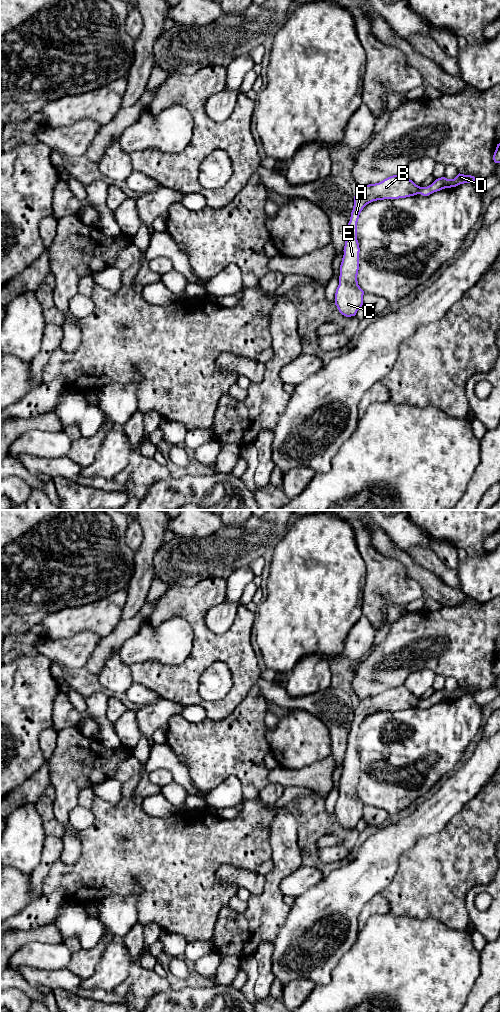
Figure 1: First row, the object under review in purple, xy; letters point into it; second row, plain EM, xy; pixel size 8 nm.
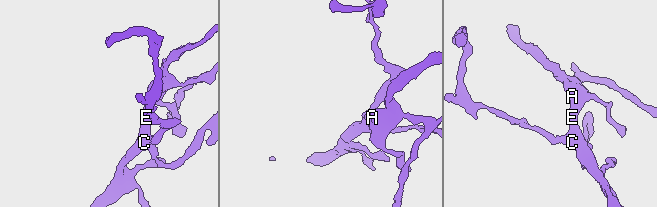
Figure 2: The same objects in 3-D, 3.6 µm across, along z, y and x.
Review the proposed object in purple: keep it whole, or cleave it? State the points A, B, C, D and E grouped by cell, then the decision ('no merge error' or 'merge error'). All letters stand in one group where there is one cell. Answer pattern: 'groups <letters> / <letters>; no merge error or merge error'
groups A B C E / D; merge error

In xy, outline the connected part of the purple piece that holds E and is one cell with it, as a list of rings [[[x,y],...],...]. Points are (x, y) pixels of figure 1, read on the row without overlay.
[[[403,684],[390,688],[383,693],[361,699],[354,708],[354,718],[347,737],[347,749],[344,767],[340,777],[339,797],[335,805],[335,817],[346,828],[355,828],[363,817],[364,803],[357,793],[359,782],[359,755],[357,752],[357,734],[363,720],[377,712],[399,711],[419,706],[416,697]]]

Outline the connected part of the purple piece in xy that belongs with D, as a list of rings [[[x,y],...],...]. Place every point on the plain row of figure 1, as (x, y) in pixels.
[[[460,685],[454,691],[447,691],[445,689],[441,689],[436,691],[431,697],[427,699],[420,699],[419,706],[423,708],[428,708],[434,704],[440,703],[445,700],[456,699],[464,695],[471,695],[476,691],[479,691],[479,689],[464,687]]]

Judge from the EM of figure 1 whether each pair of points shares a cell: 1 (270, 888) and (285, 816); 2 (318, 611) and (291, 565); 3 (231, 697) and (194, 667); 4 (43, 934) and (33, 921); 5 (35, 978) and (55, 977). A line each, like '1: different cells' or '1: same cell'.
1: same cell
2: same cell
3: same cell
4: different cells
5: same cell

